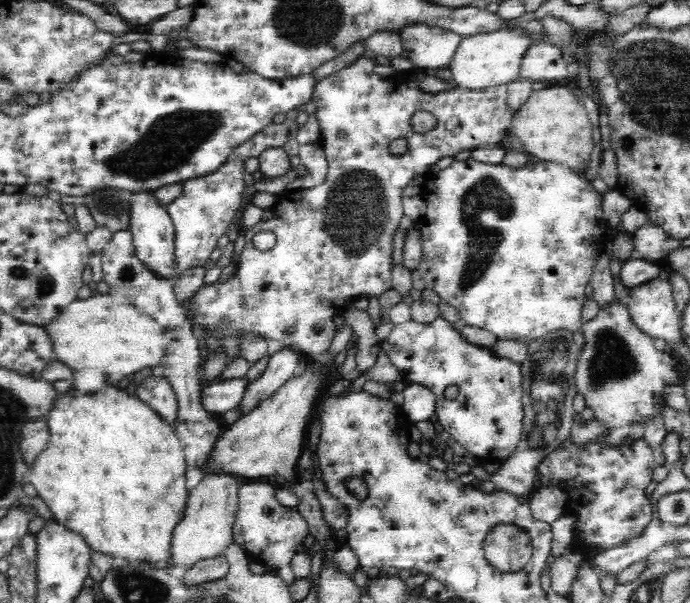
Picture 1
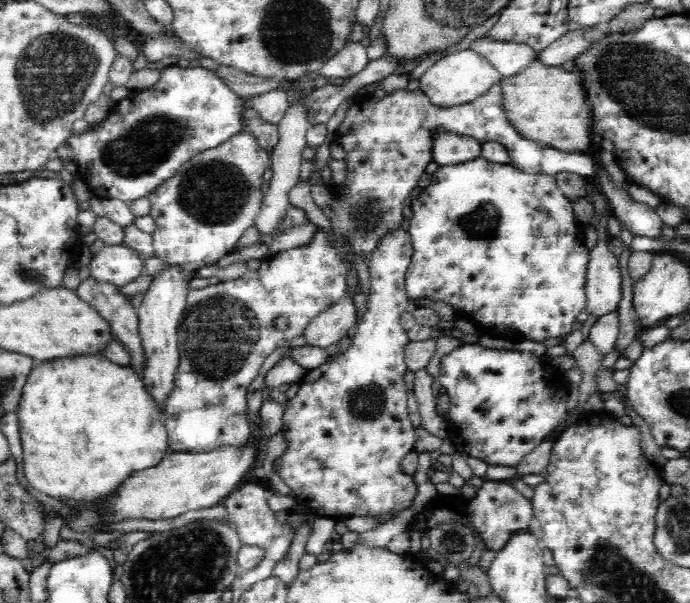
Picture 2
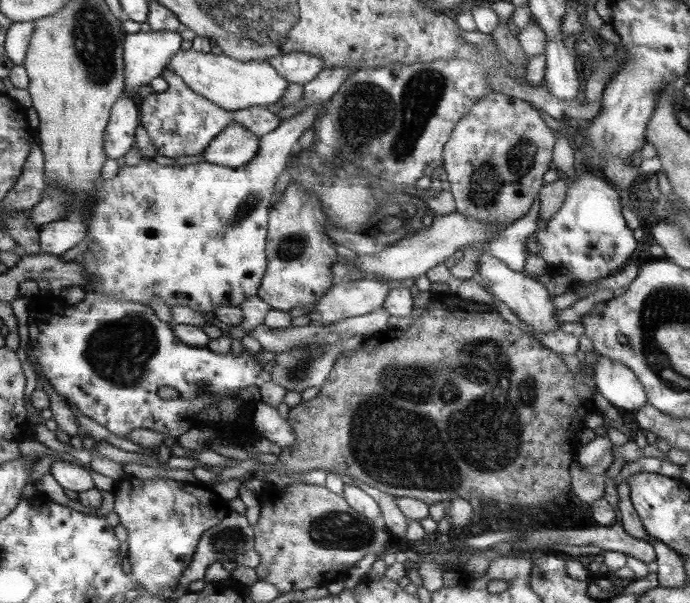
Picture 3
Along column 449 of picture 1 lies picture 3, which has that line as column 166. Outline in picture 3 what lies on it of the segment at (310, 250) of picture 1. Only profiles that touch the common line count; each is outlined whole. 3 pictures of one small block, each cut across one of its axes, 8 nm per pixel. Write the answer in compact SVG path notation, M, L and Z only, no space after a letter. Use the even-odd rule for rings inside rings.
M165 71L160 77L167 83L165 91L151 93L146 98L137 100L138 123L147 132L149 143L153 145L158 156L175 159L201 155L229 124L241 124L246 130L255 133L256 137L263 137L280 125L278 115L271 114L265 107L257 106L229 112L187 87L181 77L173 71Z

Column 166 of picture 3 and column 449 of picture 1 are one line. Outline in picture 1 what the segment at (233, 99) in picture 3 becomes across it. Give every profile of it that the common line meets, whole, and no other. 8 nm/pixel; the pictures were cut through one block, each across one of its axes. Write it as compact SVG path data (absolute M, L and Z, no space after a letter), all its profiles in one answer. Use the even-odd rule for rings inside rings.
M497 29L461 37L448 66L453 82L463 89L484 90L499 84L510 84L518 79L522 56L530 46L529 36L520 30Z

